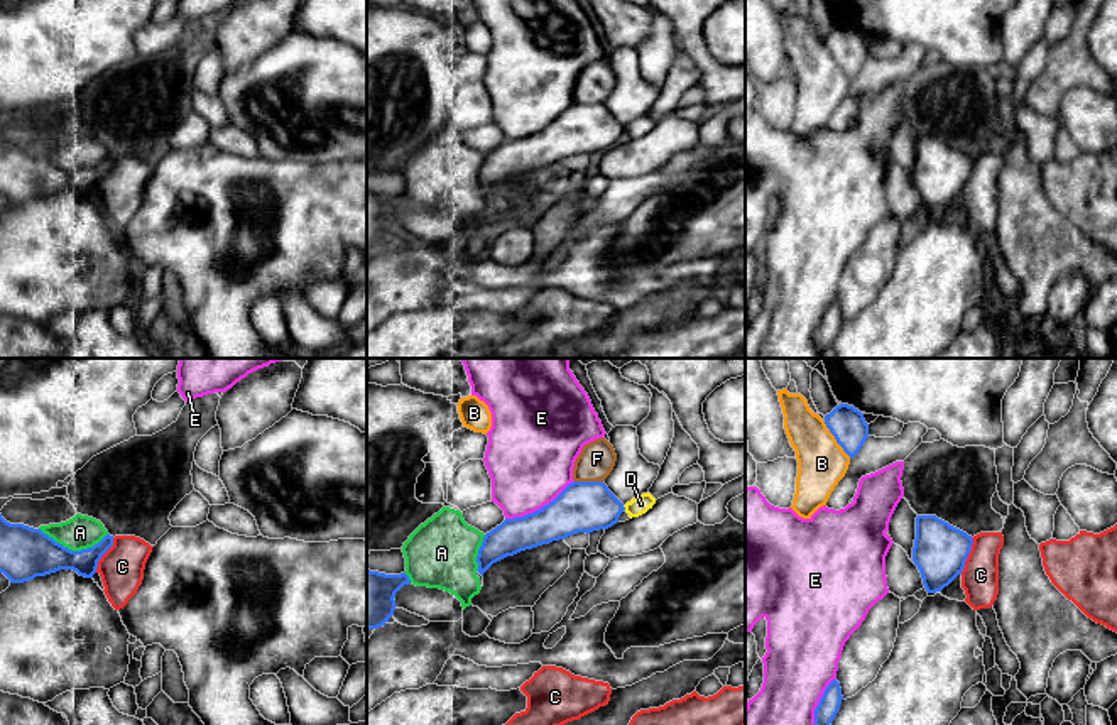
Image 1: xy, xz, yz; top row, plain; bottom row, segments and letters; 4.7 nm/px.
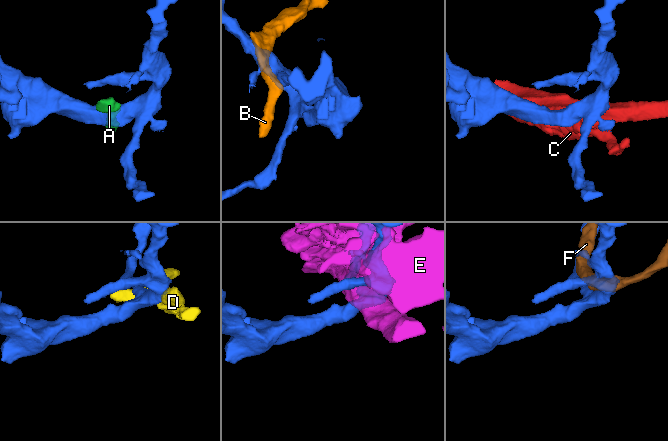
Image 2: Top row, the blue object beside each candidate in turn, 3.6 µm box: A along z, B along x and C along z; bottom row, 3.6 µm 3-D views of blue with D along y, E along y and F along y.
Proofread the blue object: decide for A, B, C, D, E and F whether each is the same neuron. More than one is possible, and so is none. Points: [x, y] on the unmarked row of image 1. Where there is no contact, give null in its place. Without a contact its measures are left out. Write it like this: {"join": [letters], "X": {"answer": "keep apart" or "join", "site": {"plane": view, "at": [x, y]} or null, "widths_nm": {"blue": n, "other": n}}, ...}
{"join": [], "A": {"answer": "keep apart", "site": {"plane": "xy", "at": [73, 173]}, "widths_nm": {"blue": 240, "other": 160}}, "B": {"answer": "keep apart", "site": {"plane": "yz", "at": [835, 59]}, "widths_nm": {"blue": 170, "other": 240}}, "C": {"answer": "keep apart", "site": {"plane": "yz", "at": [967, 178]}, "widths_nm": {"blue": 260, "other": 180}}, "D": {"answer": "keep apart", "site": {"plane": "xz", "at": [624, 129]}, "widths_nm": {"blue": 240, "other": 90}}, "E": {"answer": "keep apart", "site": {"plane": "xz", "at": [539, 130]}, "widths_nm": {"blue": 240, "other": 420}}, "F": {"answer": "keep apart", "site": {"plane": "xz", "at": [588, 103]}, "widths_nm": {"blue": 240, "other": 170}}}

